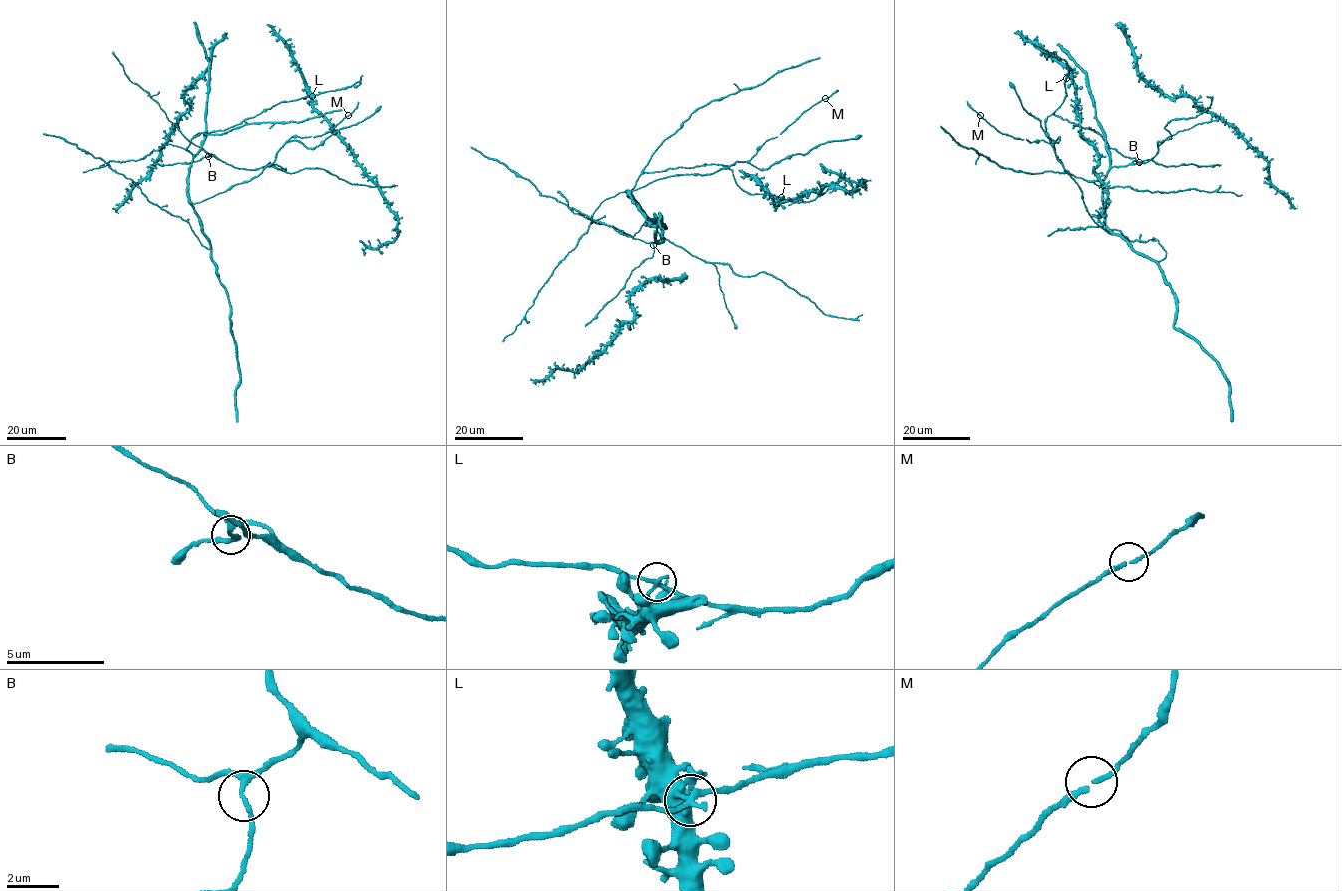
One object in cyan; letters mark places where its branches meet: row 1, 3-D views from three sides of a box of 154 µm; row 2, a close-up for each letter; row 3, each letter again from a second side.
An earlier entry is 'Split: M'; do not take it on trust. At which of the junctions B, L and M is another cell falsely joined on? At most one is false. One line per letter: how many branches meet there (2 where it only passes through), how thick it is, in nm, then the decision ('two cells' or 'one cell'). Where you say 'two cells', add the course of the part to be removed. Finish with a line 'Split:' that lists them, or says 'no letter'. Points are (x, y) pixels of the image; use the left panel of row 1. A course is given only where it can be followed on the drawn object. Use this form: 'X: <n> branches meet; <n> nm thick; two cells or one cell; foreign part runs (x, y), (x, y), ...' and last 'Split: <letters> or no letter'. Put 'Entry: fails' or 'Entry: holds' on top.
Entry: fails
B: 3 branches meet; 140 nm thick; one cell
L: 3 branches meet; 190 nm thick; one cell
M: 2 branches meet; 170 nm thick; one cell
Split: no letter

